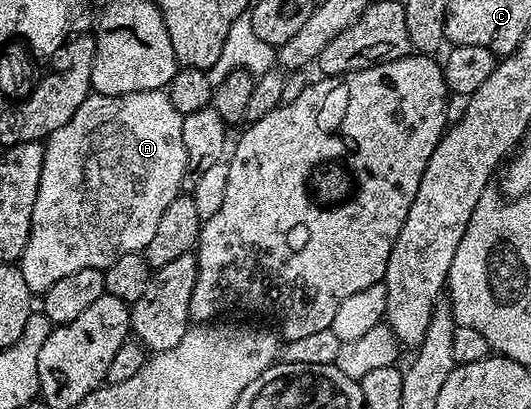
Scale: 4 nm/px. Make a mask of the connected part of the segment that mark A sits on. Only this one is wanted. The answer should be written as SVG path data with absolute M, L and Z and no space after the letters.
M164 90L140 91L139 93L127 93L126 95L99 95L91 93L75 109L75 117L63 125L63 129L55 129L48 139L44 140L45 152L43 153L43 165L39 173L39 189L35 197L35 209L31 213L31 233L27 237L27 245L23 249L19 260L19 266L23 273L23 281L27 281L30 292L43 293L55 285L55 281L68 277L69 274L79 269L88 267L107 268L119 257L136 251L144 252L147 245L151 245L151 237L155 237L155 229L159 225L159 217L163 217L163 209L175 201L175 197L182 194L187 171L187 149L183 149L183 117L171 105L168 94Z

